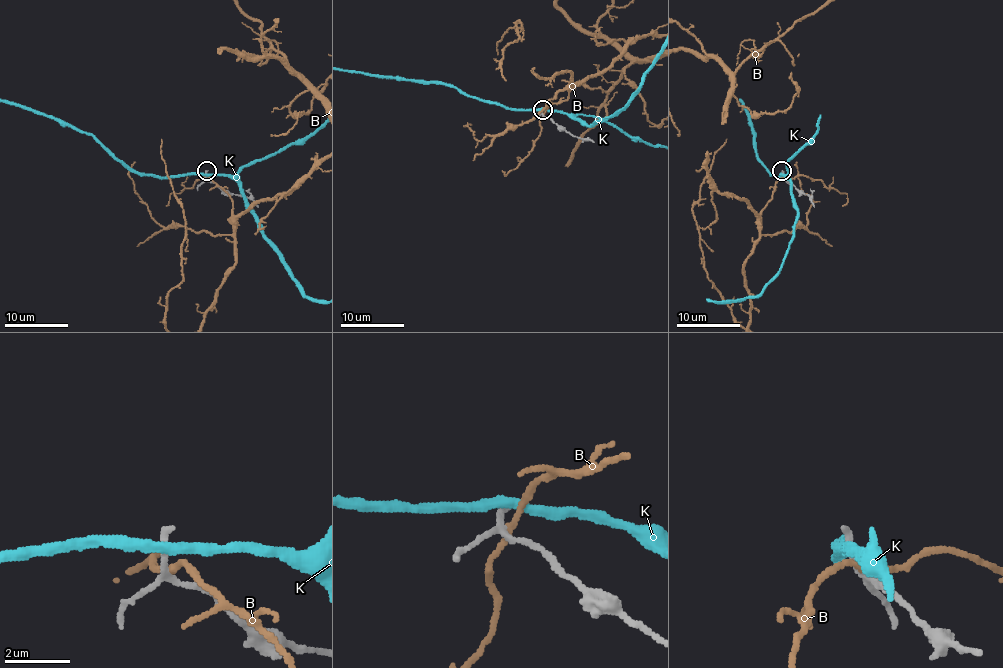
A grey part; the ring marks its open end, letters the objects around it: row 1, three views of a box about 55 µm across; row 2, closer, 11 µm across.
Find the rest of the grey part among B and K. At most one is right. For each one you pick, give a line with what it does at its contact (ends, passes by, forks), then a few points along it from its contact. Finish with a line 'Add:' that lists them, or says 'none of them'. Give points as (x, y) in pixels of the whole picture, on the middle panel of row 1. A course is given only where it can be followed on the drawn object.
Add: none of them

